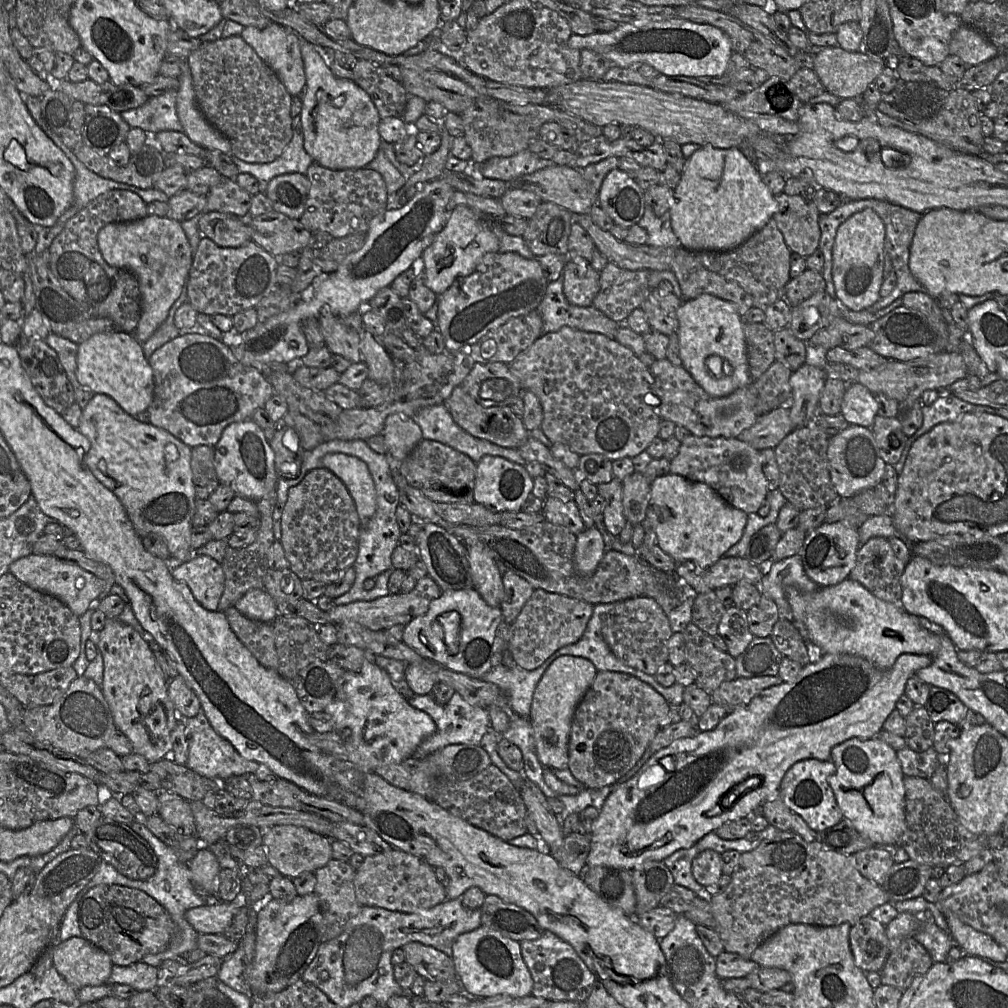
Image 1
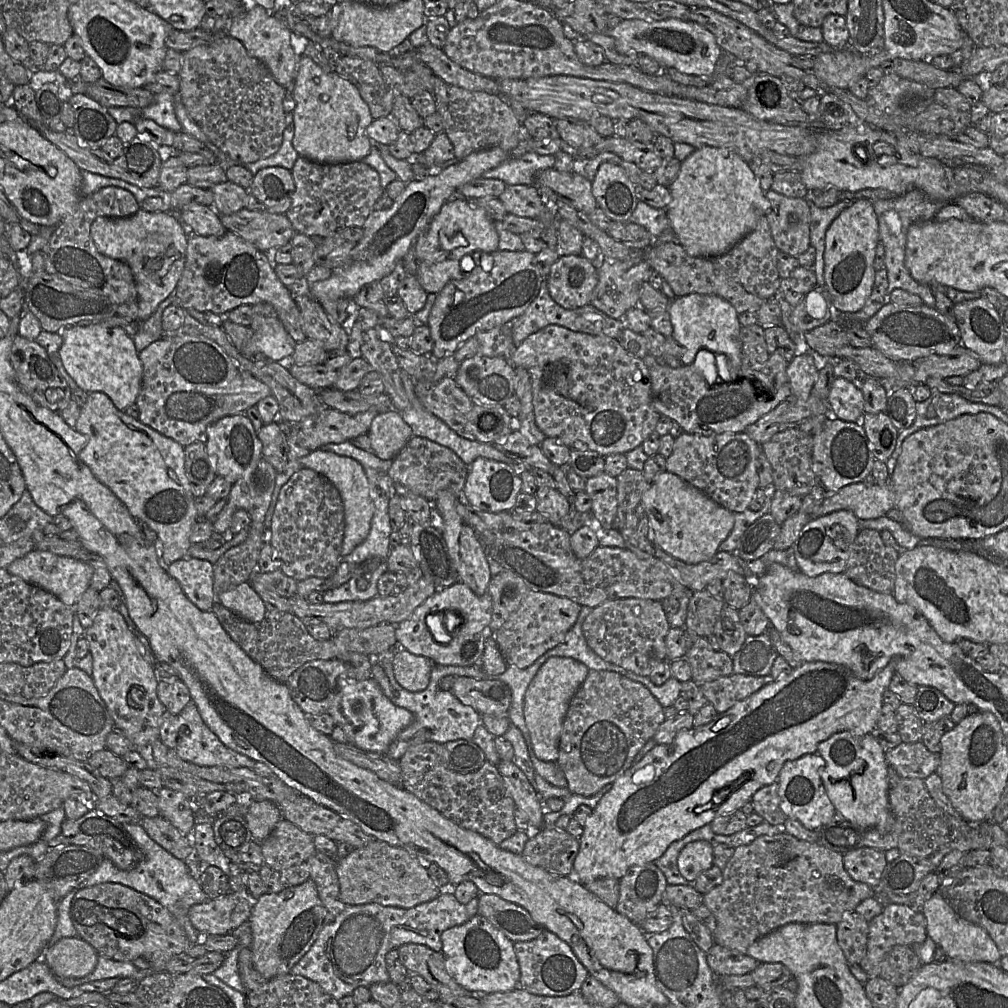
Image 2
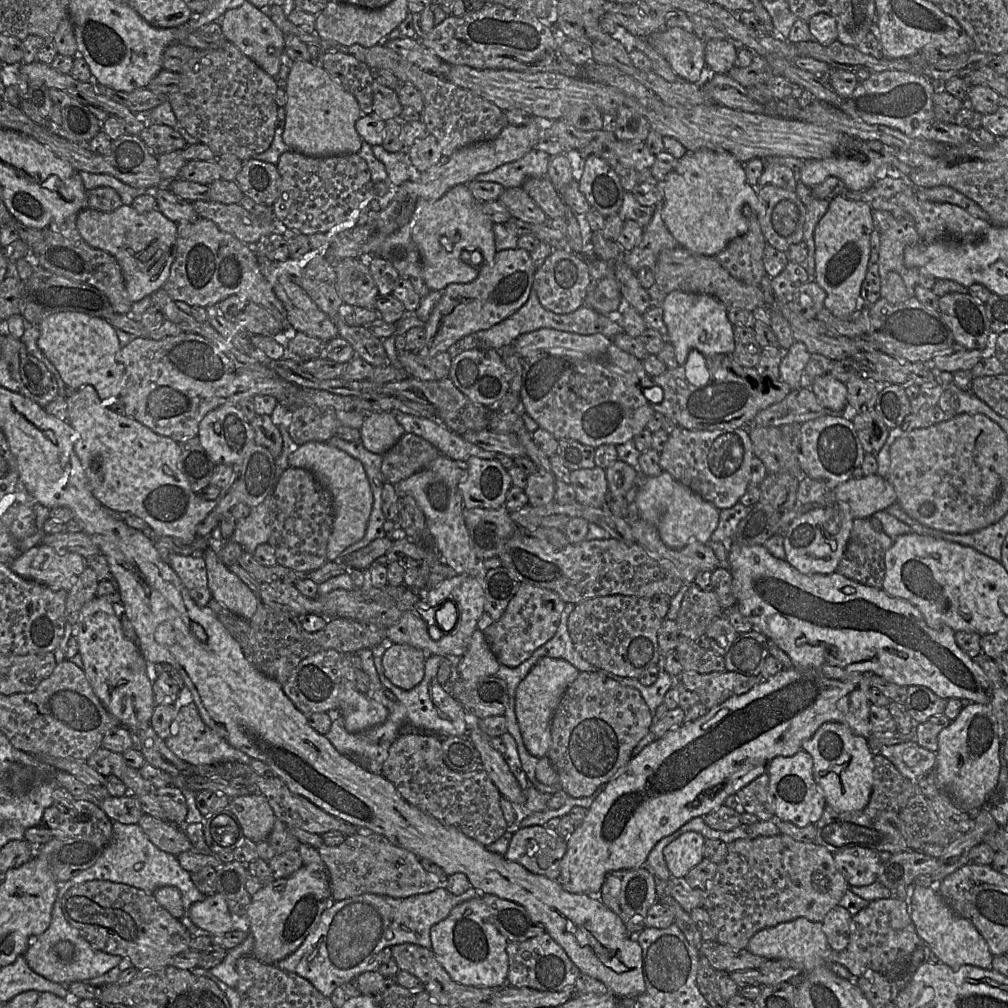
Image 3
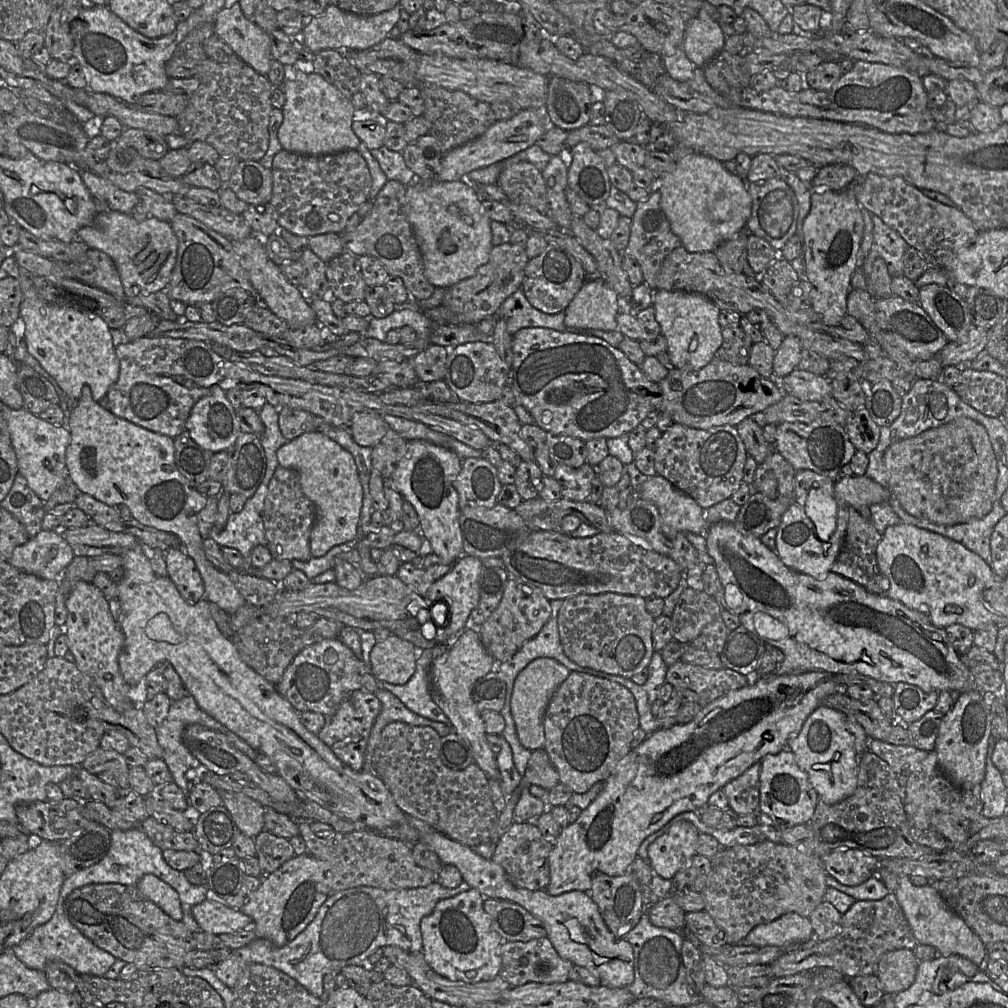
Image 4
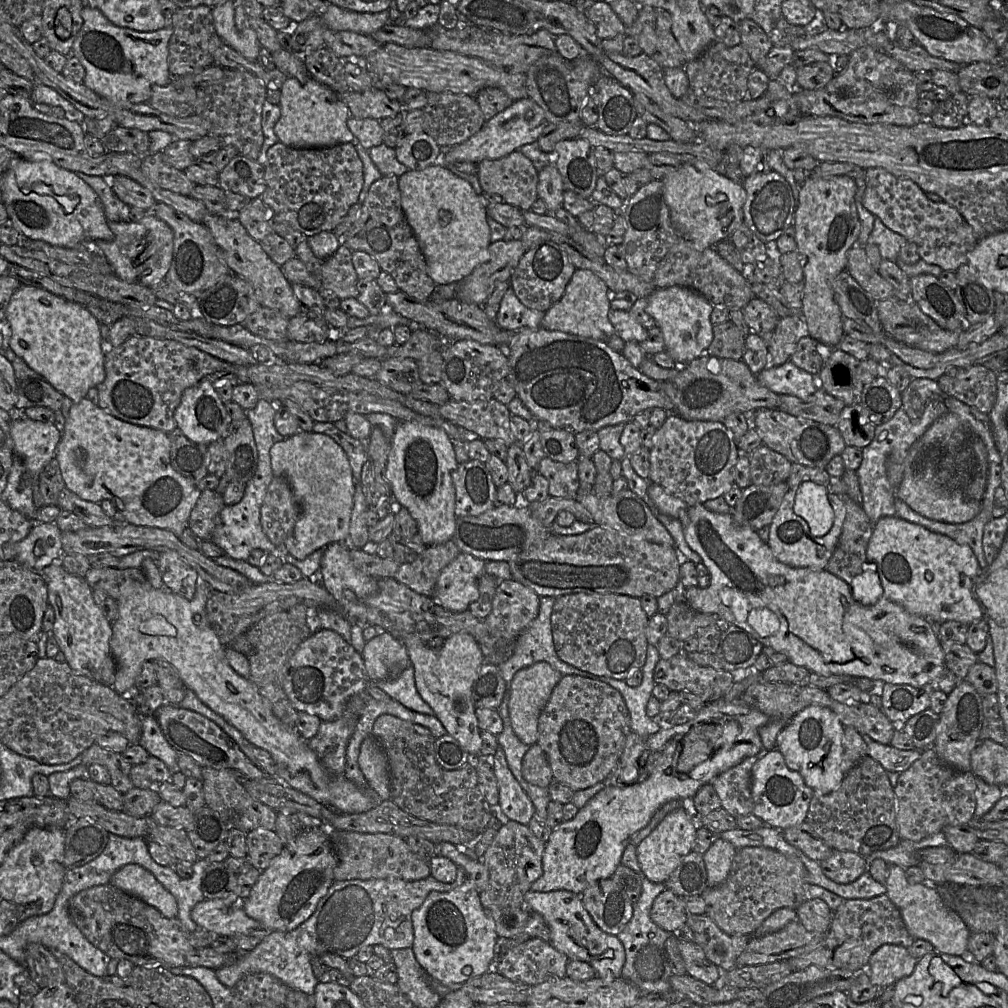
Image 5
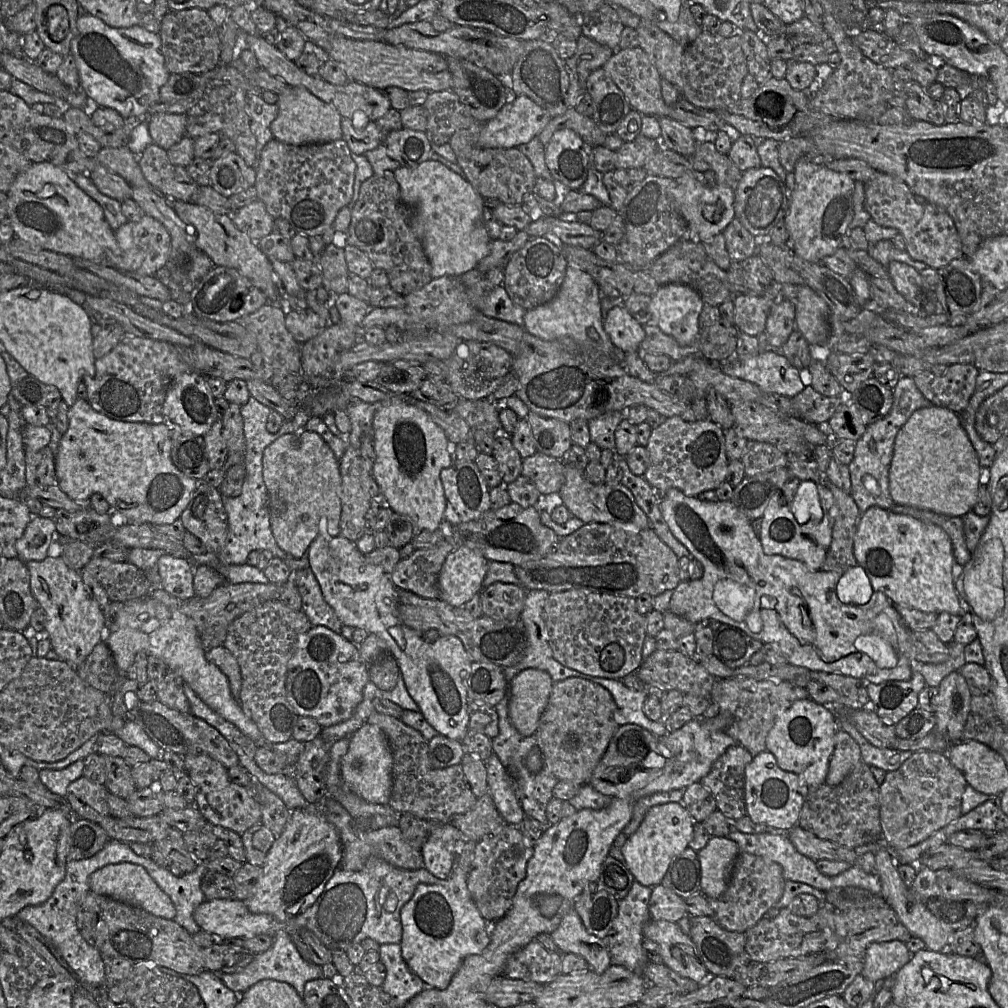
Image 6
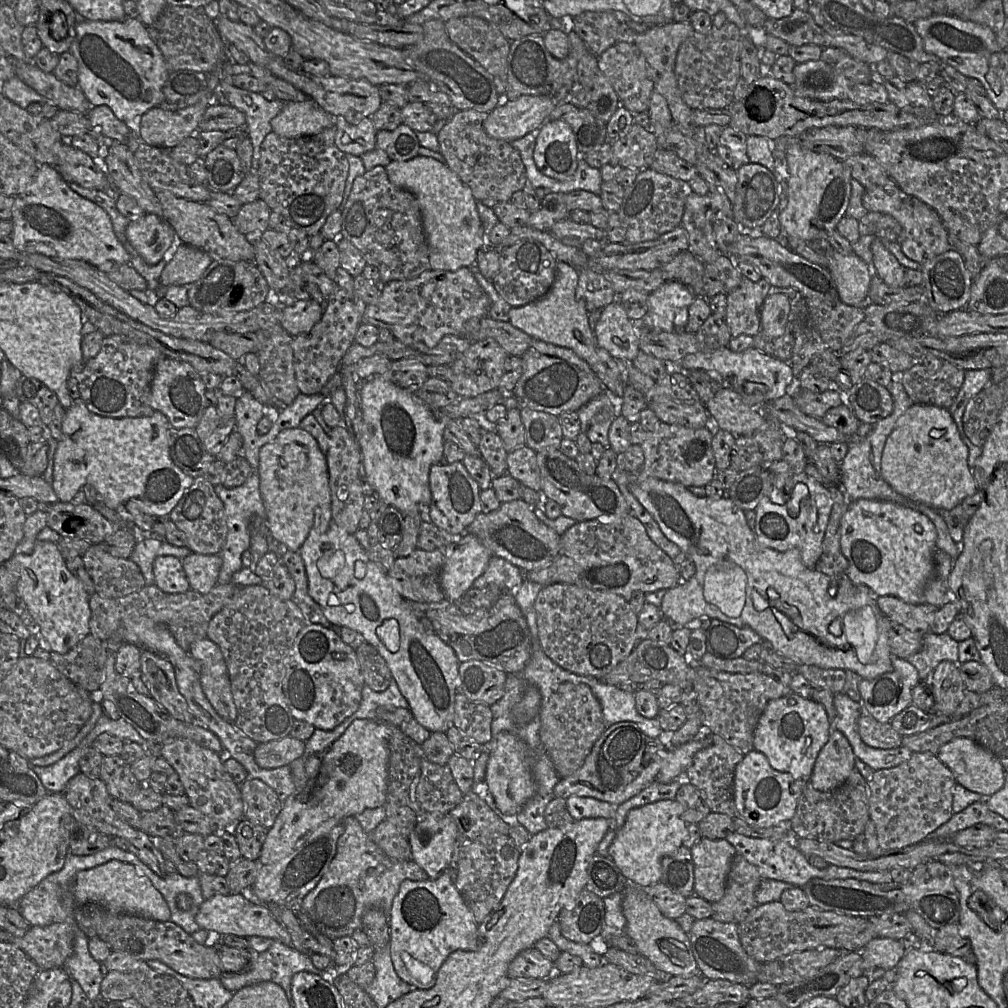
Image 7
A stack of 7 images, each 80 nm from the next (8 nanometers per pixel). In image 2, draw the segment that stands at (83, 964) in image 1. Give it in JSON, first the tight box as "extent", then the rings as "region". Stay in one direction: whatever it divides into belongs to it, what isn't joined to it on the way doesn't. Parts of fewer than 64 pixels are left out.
{"extent":[43,937,98,978],"region":[[[73,937],[49,946],[43,958],[57,977],[82,978],[94,970],[98,957],[90,944]]]}

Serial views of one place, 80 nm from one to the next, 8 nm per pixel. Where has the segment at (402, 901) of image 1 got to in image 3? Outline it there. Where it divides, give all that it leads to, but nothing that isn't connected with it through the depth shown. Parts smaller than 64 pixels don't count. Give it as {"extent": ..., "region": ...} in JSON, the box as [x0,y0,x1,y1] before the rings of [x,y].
{"extent":[317,829,440,901],"region":[[[361,829],[346,836],[340,845],[323,844],[317,851],[324,862],[334,901],[365,893],[403,899],[430,893],[440,886],[437,878],[423,868],[414,853],[394,845],[384,836]]]}

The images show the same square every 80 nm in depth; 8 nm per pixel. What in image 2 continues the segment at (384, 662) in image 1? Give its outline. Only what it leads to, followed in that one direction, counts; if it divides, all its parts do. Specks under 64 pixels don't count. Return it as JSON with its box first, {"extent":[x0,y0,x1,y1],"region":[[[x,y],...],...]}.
{"extent":[385,664,482,760],"region":[[[433,664],[429,685],[423,691],[409,692],[401,686],[392,688],[394,692],[392,702],[410,711],[414,715],[414,720],[391,744],[385,753],[388,758],[399,760],[409,747],[423,742],[445,744],[460,739],[472,740],[475,730],[482,723],[482,716],[471,706],[461,703],[451,691],[442,690],[439,687],[440,680],[447,676],[444,667],[444,665]]]}

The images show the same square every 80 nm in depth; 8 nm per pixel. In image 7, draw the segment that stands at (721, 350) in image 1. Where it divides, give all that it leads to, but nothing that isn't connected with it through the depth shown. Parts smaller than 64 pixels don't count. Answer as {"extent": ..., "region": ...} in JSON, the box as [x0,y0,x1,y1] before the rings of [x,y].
{"extent":[646,281,695,332],"region":[[[678,281],[664,282],[648,296],[646,322],[664,332],[683,329],[695,297],[690,288]]]}

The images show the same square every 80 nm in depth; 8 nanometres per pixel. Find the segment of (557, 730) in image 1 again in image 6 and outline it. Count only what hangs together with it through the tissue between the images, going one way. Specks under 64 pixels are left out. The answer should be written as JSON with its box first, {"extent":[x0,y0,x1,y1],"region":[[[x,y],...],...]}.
{"extent":[509,668,553,736],"region":[[[535,668],[520,671],[510,682],[509,717],[522,736],[536,733],[553,685],[549,673]]]}

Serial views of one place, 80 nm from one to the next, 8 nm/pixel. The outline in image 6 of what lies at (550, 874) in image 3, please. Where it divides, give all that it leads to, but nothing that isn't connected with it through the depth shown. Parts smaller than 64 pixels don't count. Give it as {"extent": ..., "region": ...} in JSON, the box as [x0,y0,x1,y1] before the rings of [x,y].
{"extent":[467,825,534,921],"region":[[[509,825],[497,834],[477,841],[474,857],[467,877],[469,892],[486,921],[498,921],[511,908],[519,883],[526,875],[527,864],[534,845],[515,825]]]}

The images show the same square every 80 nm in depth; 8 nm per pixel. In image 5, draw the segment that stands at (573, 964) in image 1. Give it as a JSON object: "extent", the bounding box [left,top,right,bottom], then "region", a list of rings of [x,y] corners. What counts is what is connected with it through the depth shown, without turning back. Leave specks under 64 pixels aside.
{"extent":[496,939,568,986],"region":[[[505,939],[503,944],[499,946],[499,957],[496,958],[496,972],[510,981],[534,986],[551,979],[565,977],[568,961],[566,955],[557,951],[550,942],[542,939]]]}

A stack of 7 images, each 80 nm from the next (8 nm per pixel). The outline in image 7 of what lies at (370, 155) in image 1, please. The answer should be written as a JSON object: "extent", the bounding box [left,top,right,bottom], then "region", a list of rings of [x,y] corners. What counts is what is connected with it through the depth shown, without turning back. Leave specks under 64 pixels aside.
{"extent":[271,97,335,138],"region":[[[308,97],[301,102],[286,102],[281,112],[272,119],[271,128],[281,137],[297,138],[333,127],[335,117]]]}

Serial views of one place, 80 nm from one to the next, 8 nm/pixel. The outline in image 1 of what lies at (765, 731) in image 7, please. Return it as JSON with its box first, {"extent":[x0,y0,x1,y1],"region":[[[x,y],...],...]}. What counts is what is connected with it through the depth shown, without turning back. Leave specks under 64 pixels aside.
{"extent":[829,737,905,847],"region":[[[877,737],[851,738],[831,751],[835,773],[829,778],[844,818],[875,846],[898,847],[905,830],[905,789],[901,764],[896,751]]]}

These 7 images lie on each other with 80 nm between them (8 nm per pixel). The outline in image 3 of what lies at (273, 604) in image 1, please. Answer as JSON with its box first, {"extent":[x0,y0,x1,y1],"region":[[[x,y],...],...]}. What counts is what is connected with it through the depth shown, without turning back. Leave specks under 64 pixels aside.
{"extent":[202,548,260,618],"region":[[[208,548],[202,558],[206,564],[212,599],[239,617],[252,618],[260,605],[257,594],[220,561],[217,549]]]}

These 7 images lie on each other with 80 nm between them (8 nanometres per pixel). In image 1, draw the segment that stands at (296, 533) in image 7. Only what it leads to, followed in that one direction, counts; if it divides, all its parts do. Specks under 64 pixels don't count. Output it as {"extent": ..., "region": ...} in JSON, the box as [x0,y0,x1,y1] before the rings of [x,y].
{"extent":[322,454,376,529],"region":[[[326,454],[322,458],[322,468],[331,471],[344,483],[354,500],[363,529],[376,511],[375,486],[365,462],[355,456]]]}

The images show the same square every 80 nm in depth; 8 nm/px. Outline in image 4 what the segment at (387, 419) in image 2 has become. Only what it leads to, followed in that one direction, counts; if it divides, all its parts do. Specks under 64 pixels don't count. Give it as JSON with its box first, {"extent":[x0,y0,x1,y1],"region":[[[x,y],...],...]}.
{"extent":[349,413,390,447],"region":[[[372,413],[355,415],[349,422],[350,434],[360,446],[374,447],[390,429],[383,416]]]}

